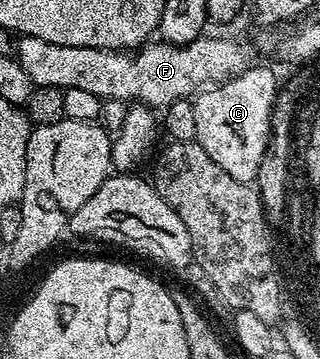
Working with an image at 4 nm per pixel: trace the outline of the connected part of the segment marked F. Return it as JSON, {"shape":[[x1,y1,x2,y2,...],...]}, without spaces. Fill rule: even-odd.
{"shape":[[210,34,203,35,201,38,193,40,191,44,167,44,165,42,147,42,137,50,115,50,113,48,89,48,88,46,56,46,52,42,44,42,44,38,32,38,31,36,19,35,16,40,16,59,20,62,20,66,24,66,28,78,32,78,32,82,39,88,60,88,72,90,88,90,92,94,96,94,103,101,109,100,130,100,126,102,137,102,146,105,151,110,165,109,166,105,176,102,177,100,187,99,188,94,197,93,199,90,205,89,207,86,221,84,224,80,230,80,234,76,238,76,241,72,245,72,248,67,246,61,246,52,240,45,232,40,213,40]]}

